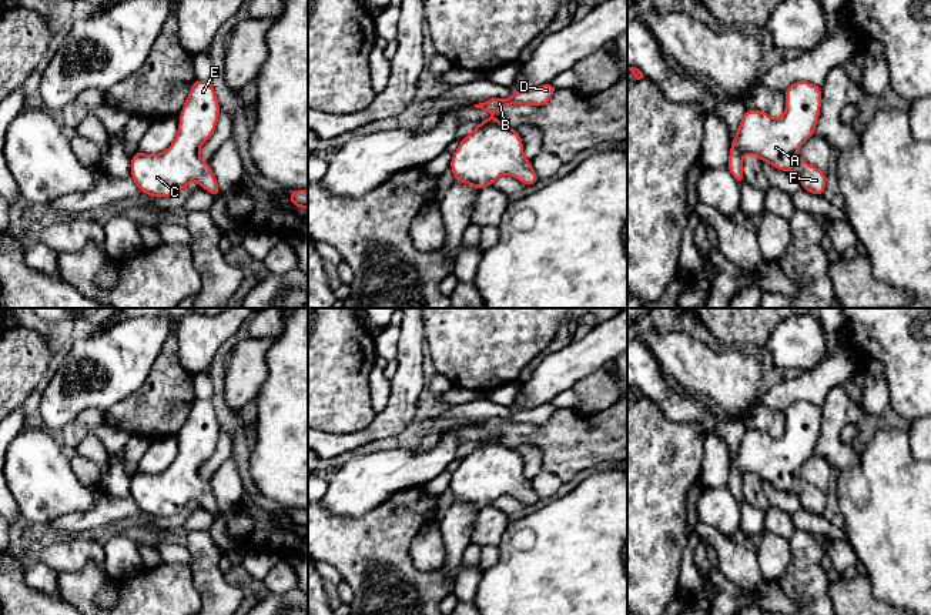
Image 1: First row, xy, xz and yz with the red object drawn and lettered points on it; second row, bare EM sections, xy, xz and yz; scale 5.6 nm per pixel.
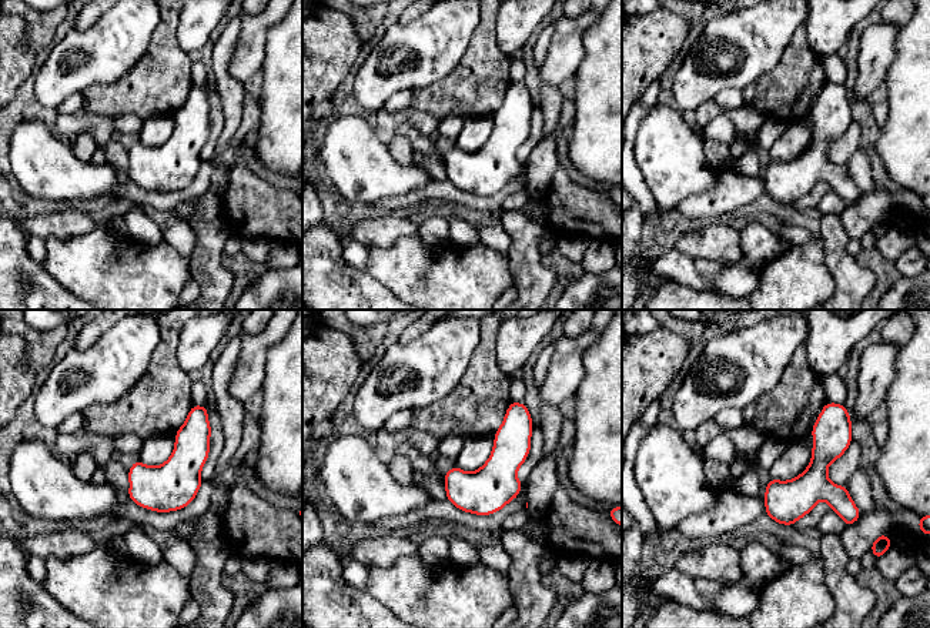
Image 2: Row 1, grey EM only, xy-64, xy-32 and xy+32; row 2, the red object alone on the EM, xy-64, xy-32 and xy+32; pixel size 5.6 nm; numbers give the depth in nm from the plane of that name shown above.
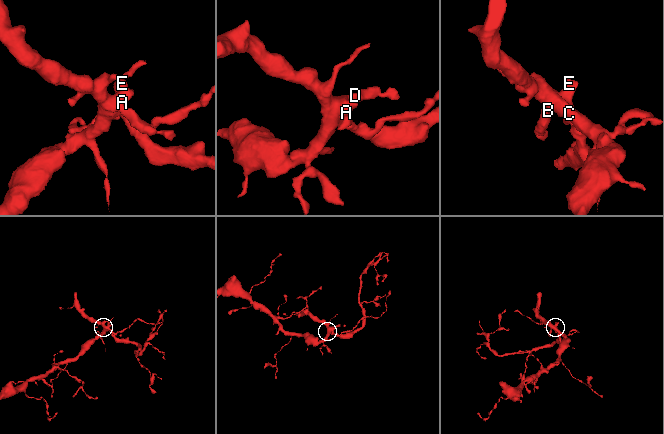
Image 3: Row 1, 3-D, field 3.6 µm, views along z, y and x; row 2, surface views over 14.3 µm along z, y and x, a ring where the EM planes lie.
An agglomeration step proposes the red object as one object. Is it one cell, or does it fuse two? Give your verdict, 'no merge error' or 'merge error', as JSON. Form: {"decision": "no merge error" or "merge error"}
{"decision": "no merge error"}

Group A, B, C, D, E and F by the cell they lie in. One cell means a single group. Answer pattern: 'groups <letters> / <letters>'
groups A B C D E F

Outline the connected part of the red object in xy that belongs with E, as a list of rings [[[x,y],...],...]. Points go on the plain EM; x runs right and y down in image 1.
[[[194,400],[184,422],[174,462],[157,475],[137,471],[131,477],[131,498],[140,511],[153,517],[181,512],[191,501],[218,517],[211,487],[200,477],[200,467],[212,455],[220,425],[211,401]]]

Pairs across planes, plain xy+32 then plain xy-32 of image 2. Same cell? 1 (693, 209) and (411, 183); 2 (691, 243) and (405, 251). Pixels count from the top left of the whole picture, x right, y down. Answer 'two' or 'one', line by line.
1: two
2: two

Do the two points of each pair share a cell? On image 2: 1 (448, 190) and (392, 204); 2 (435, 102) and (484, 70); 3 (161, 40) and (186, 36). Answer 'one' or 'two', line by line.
1: one
2: one
3: two

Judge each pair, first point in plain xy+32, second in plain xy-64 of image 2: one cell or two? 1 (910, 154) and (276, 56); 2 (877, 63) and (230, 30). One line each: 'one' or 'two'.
1: one
2: two

